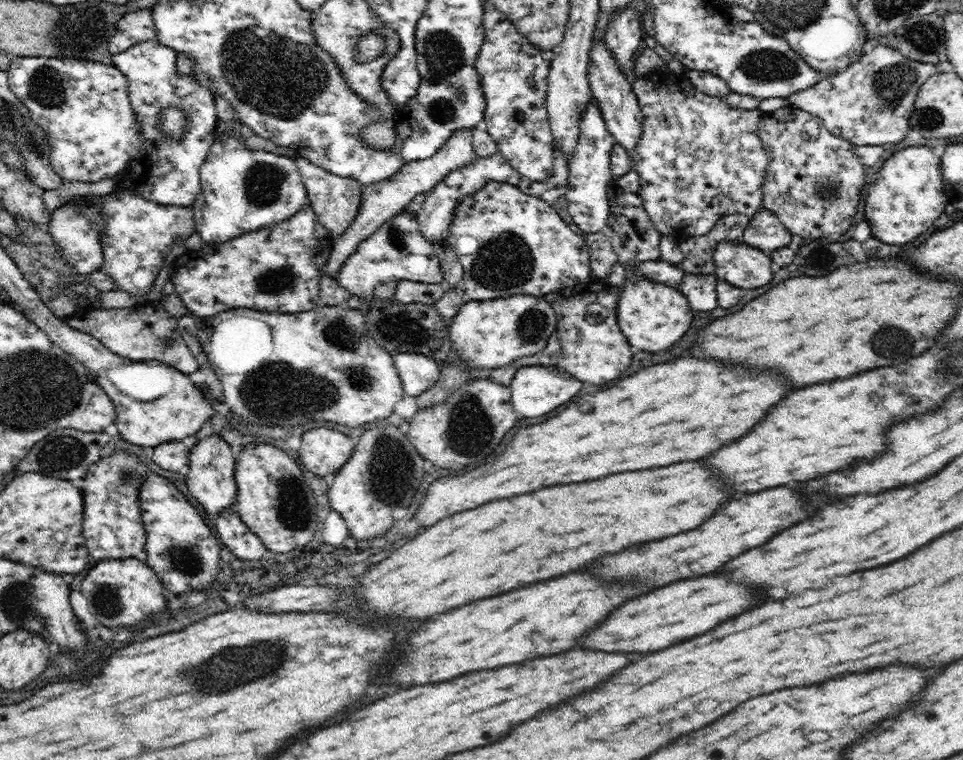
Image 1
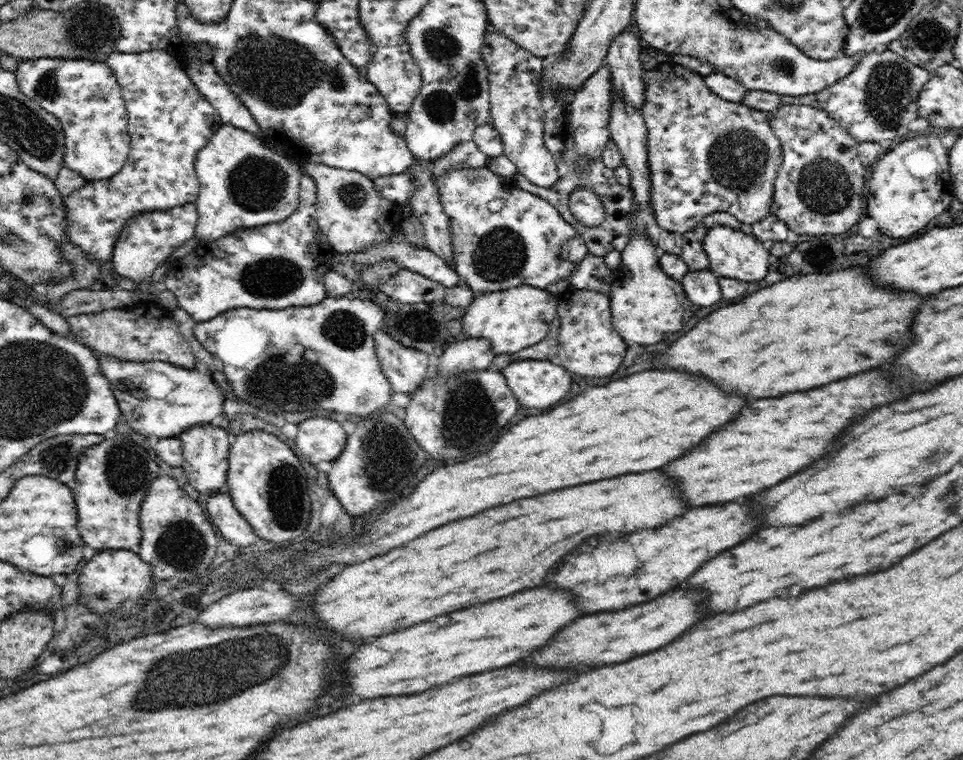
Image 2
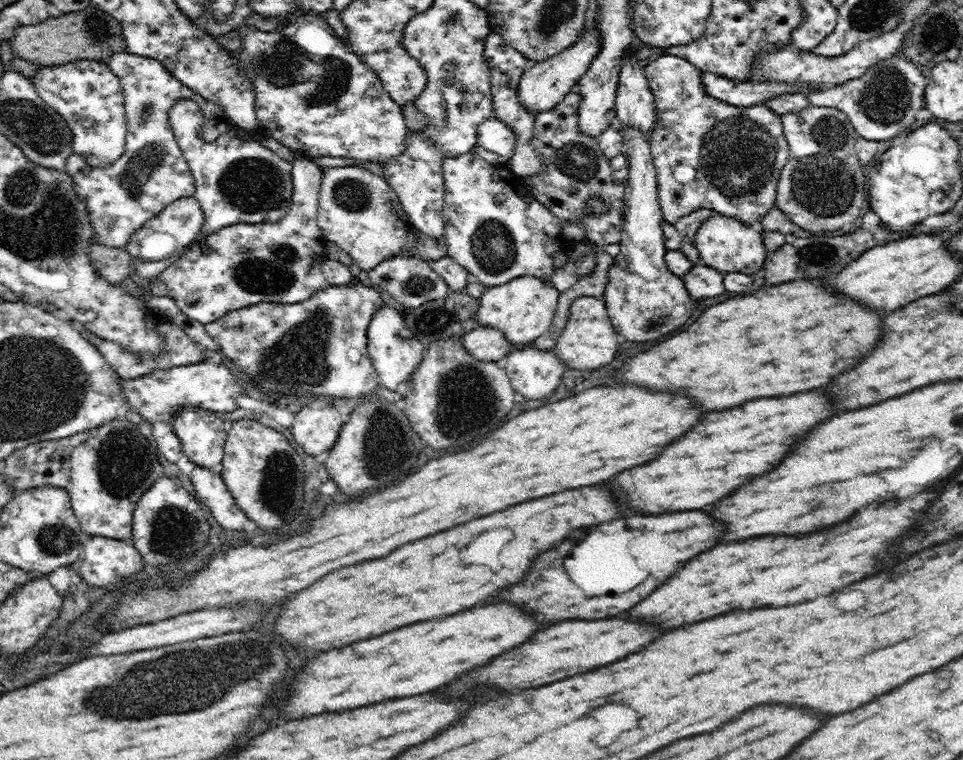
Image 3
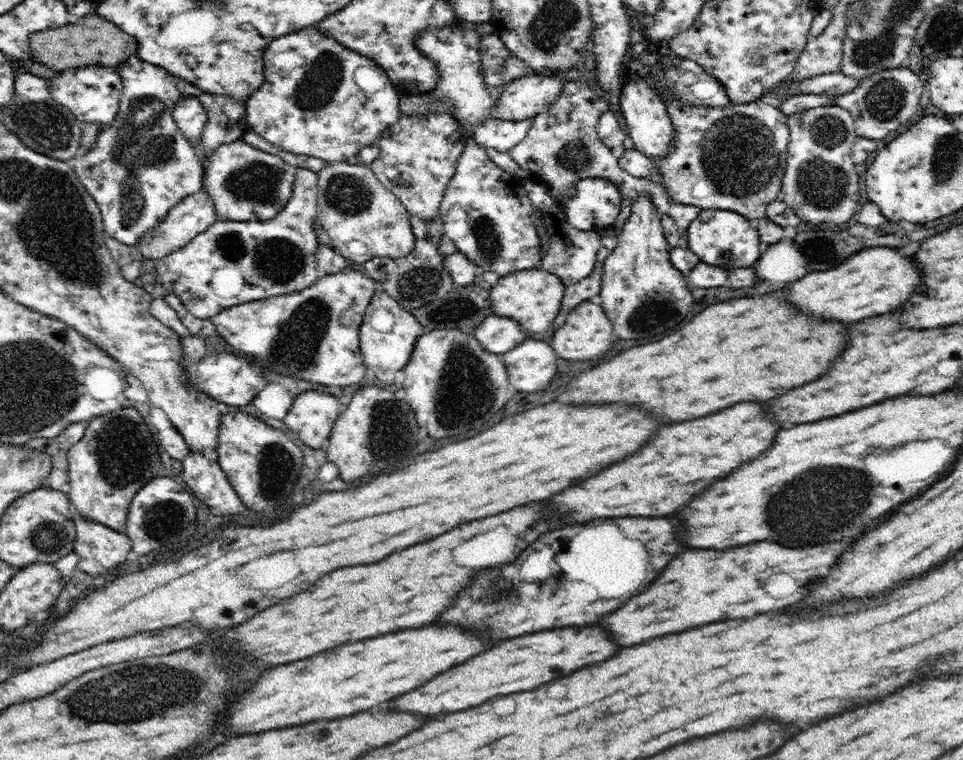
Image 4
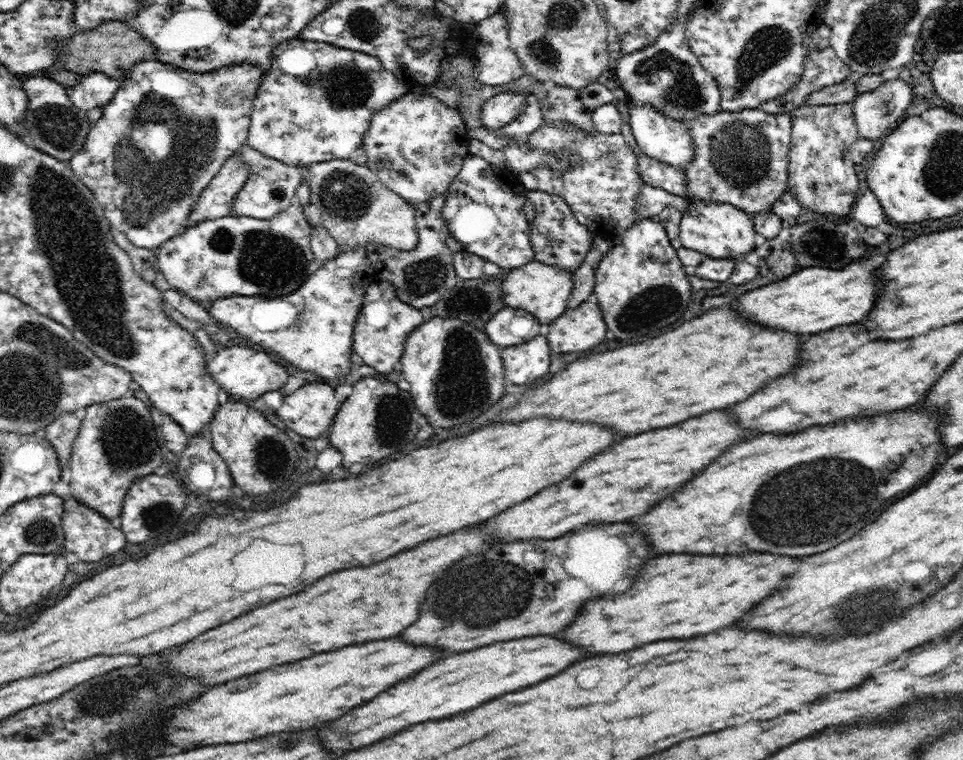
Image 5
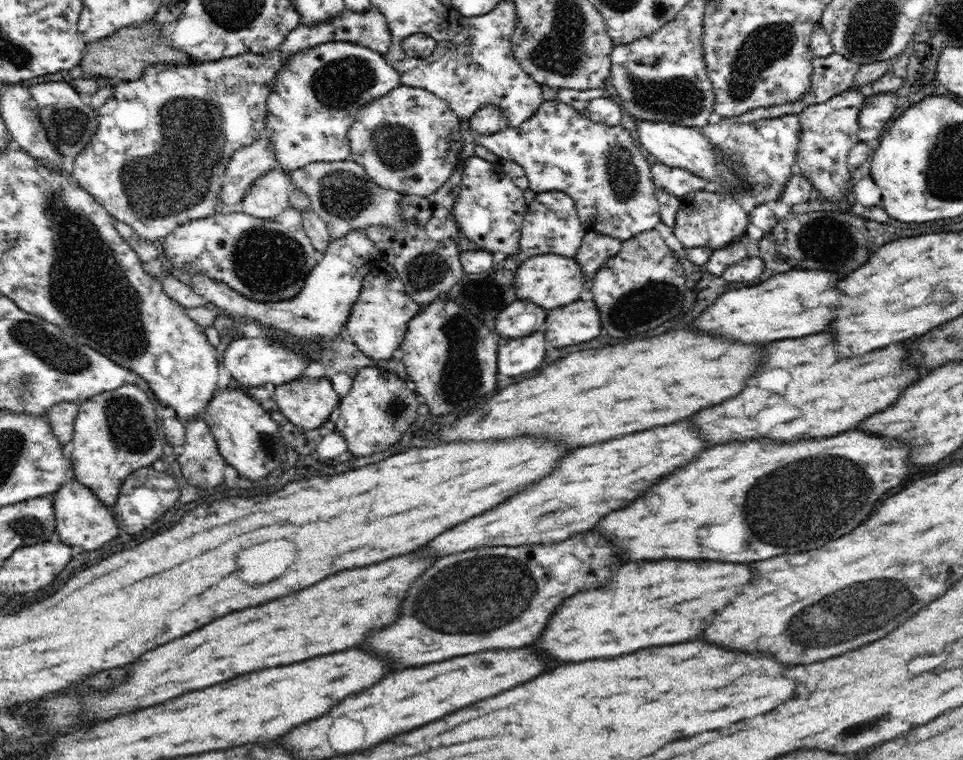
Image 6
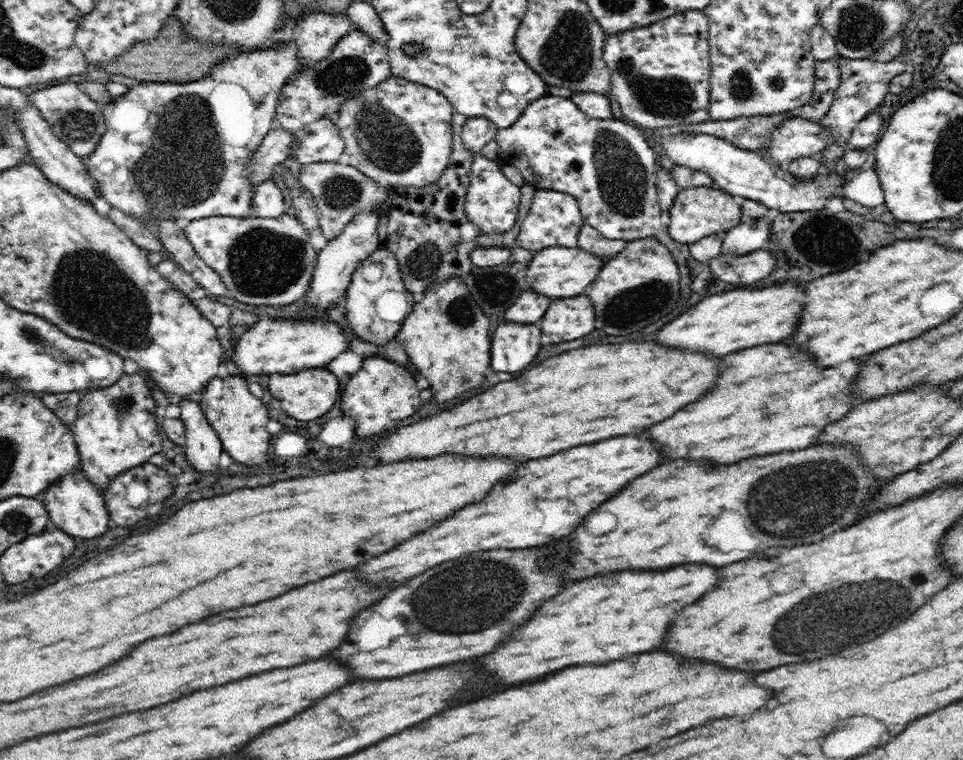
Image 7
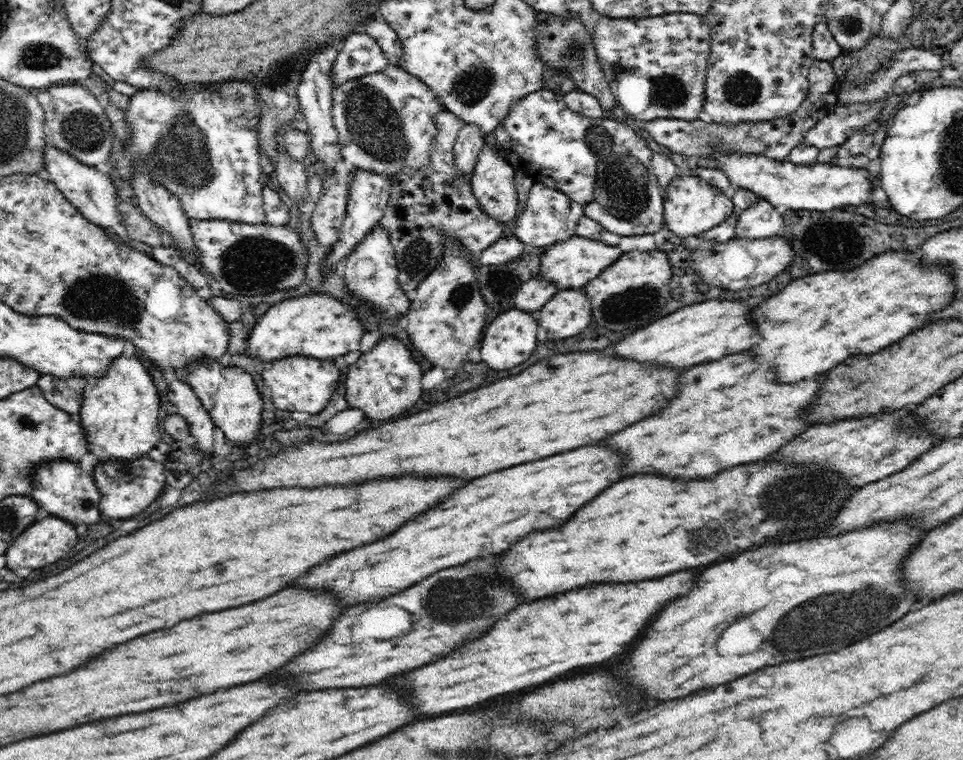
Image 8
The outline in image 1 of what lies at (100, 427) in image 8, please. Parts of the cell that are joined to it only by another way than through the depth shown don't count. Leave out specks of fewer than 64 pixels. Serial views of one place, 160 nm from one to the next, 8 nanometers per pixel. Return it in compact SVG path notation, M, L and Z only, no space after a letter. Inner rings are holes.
M114 452L88 468L84 478L83 535L94 560L137 558L147 562L146 531L141 519L139 488L148 468L132 454Z

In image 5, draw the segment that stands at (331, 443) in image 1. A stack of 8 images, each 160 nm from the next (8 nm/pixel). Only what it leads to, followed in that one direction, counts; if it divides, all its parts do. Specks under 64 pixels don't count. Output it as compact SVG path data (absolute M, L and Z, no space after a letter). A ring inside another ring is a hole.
M306 383L306 386L298 388L293 394L284 398L284 404L277 410L278 416L288 426L287 431L294 431L306 438L320 438L324 434L324 438L326 438L327 429L334 423L341 404L335 394L334 388L328 384Z

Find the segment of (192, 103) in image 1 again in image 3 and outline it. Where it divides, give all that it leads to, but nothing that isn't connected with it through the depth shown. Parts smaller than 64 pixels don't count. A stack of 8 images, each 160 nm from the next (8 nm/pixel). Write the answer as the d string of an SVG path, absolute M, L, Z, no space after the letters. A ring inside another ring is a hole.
M122 50L111 56L108 65L119 78L124 89L124 108L126 126L128 127L125 136L124 155L114 164L108 164L104 168L87 164L86 168L82 168L80 172L74 174L73 187L79 199L83 200L87 213L90 215L91 225L94 229L93 242L106 244L110 248L125 248L127 240L132 234L148 220L158 216L168 204L195 193L195 178L191 173L189 164L184 159L169 123L170 108L182 98L193 100L199 106L198 110L203 115L202 136L208 142L215 141L219 136L222 136L227 131L229 123L222 108L217 108L211 101L183 85L158 60L130 54Z

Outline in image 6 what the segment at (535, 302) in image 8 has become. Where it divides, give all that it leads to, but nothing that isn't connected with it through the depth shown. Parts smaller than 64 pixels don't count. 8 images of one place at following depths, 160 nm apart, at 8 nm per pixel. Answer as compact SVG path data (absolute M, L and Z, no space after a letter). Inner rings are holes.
M517 298L498 314L494 332L501 338L528 336L542 328L546 316L547 312L541 306Z

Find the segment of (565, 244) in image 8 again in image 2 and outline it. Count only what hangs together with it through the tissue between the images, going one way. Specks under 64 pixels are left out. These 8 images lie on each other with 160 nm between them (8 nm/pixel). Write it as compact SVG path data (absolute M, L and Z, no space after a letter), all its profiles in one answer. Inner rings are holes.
M520 284L520 286L506 288L504 290L483 293L474 300L465 309L463 318L463 332L470 338L483 338L491 344L496 354L514 354L522 348L531 347L538 344L549 331L550 323L558 316L557 297L548 293L546 289Z

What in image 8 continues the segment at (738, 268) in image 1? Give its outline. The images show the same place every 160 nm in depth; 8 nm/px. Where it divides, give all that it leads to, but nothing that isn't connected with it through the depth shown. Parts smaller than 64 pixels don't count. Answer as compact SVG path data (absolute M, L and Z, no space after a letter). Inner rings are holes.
M682 172L672 178L670 184L666 186L665 192L663 219L668 228L681 237L697 240L707 230L724 222L733 212L733 199L728 199L722 189L708 184L691 173Z

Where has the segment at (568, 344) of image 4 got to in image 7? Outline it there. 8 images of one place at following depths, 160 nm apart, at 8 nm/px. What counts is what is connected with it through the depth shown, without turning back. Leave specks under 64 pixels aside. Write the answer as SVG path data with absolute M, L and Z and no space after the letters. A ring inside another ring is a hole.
M580 293L570 298L556 298L549 304L542 320L542 346L548 344L558 344L558 342L568 342L568 340L576 340L580 336L586 336L594 330L594 305L591 298Z

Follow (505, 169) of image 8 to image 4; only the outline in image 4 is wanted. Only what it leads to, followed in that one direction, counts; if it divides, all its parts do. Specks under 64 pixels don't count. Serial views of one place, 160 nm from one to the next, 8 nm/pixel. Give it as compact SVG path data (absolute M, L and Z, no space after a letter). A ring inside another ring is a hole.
M467 137L465 140L465 147L462 151L462 156L458 160L458 164L455 165L454 176L448 183L443 199L439 206L439 217L443 222L443 234L448 237L454 244L458 251L464 256L467 256L477 267L483 268L486 272L495 272L498 276L508 276L508 274L520 270L528 270L528 268L541 268L542 253L540 250L540 238L536 231L536 220L541 218L540 210L538 210L532 201L528 198L527 192L524 190L523 180L511 173L500 169L486 154L486 149L479 142L474 141L474 137Z

